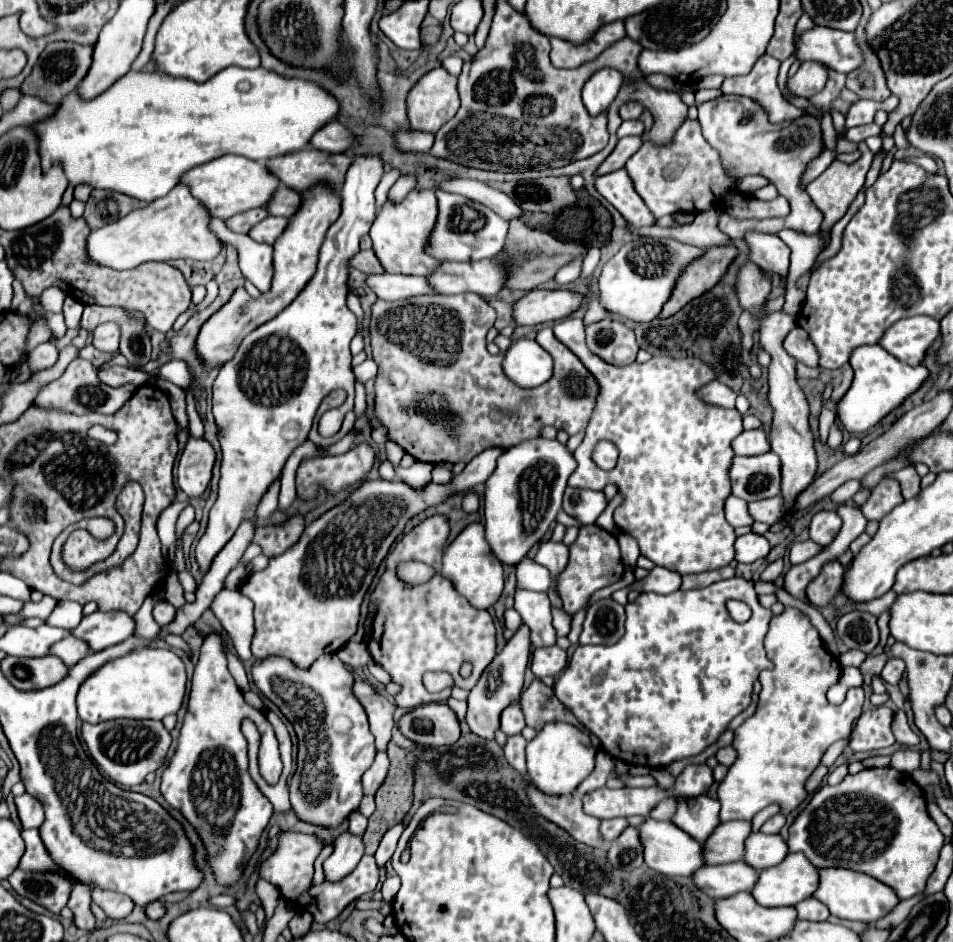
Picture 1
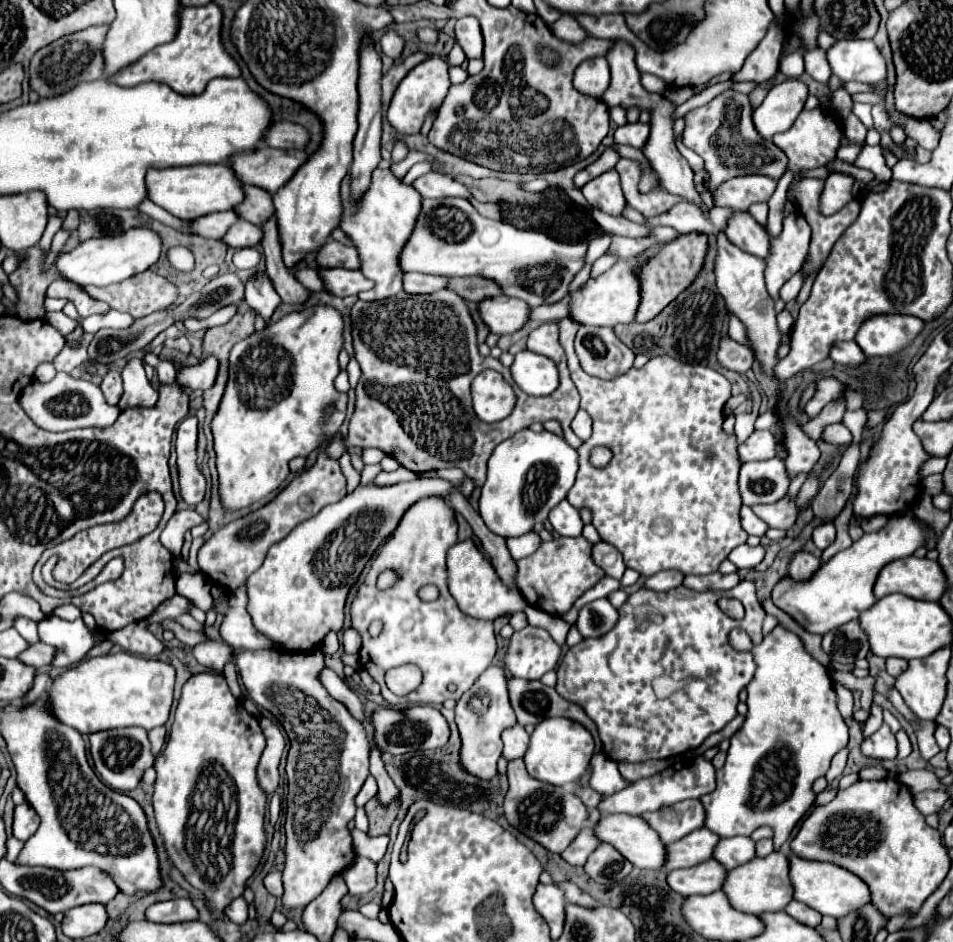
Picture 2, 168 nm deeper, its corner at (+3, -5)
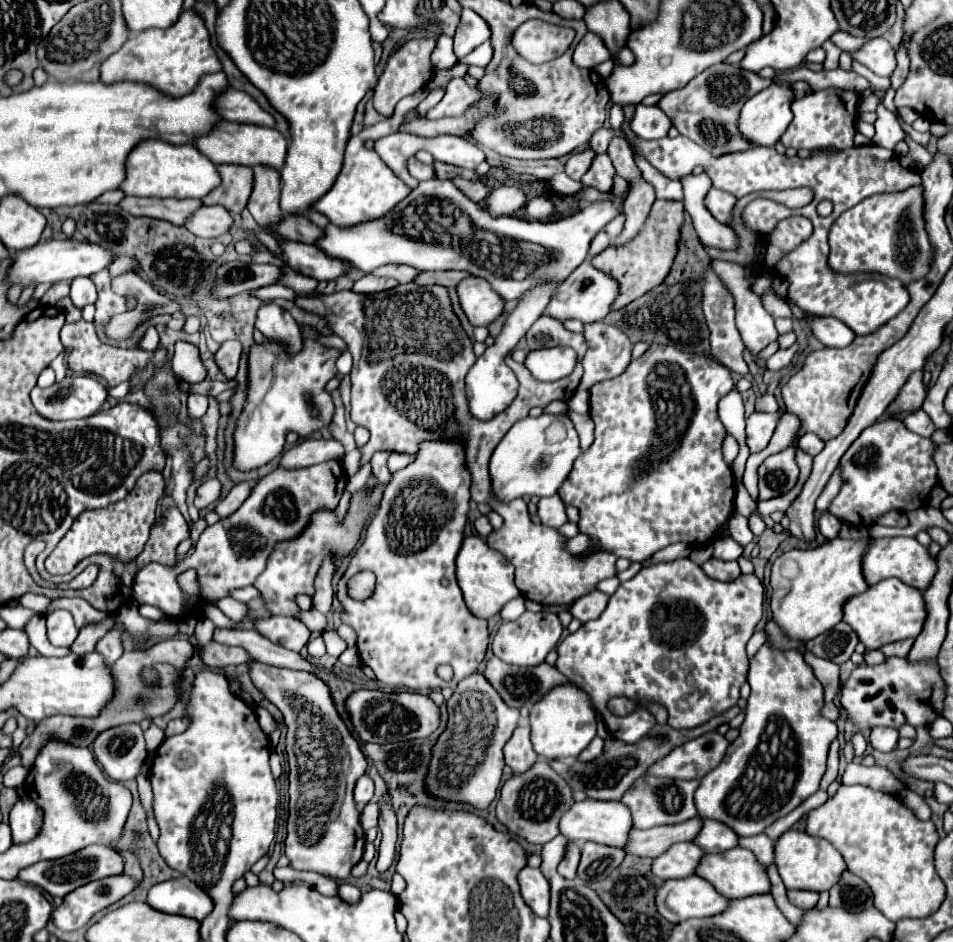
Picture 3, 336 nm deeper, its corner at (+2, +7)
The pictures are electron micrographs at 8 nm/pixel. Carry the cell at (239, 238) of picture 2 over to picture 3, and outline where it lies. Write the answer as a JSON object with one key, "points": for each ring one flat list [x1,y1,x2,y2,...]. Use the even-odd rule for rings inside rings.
{"points":[[203,205,203,209,197,209,193,217,183,223,183,227,197,237,219,237,231,229,231,217,221,205]]}

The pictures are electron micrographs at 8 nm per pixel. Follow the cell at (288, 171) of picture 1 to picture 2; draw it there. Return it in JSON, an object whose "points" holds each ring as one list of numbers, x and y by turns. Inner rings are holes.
{"points":[[260,147,254,153,242,153,232,157,230,167,238,175,238,179,246,185,256,185,270,193,276,193,282,185,286,185,302,163,308,161,306,151,298,149,272,149]]}

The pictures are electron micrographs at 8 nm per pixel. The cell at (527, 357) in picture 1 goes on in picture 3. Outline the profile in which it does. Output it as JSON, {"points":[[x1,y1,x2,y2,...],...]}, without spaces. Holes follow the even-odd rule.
{"points":[[571,347,539,349,527,355,525,365,539,381,559,381,575,369,577,353]]}

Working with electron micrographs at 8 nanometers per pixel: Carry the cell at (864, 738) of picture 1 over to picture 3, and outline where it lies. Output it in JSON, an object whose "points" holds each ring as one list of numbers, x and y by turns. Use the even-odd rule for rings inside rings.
{"points":[[875,727,871,729,871,735,869,735,869,743,877,751,893,751,897,745,897,739,899,739,899,733,891,727]]}

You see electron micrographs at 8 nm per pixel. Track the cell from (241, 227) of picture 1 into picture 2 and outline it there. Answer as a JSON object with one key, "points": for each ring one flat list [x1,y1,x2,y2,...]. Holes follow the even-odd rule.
{"points":[[222,211,222,213,212,213,200,219,194,219,192,229,200,235,200,237,212,237,212,239,222,239,224,233,228,233,230,225,238,223,238,213,234,211]]}

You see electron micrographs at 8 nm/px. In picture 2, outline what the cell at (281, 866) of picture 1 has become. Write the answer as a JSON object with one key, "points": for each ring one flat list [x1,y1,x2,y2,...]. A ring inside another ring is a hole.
{"points":[[356,857,356,861,344,869,344,881,352,897,370,893,376,887,376,863,368,857]]}

